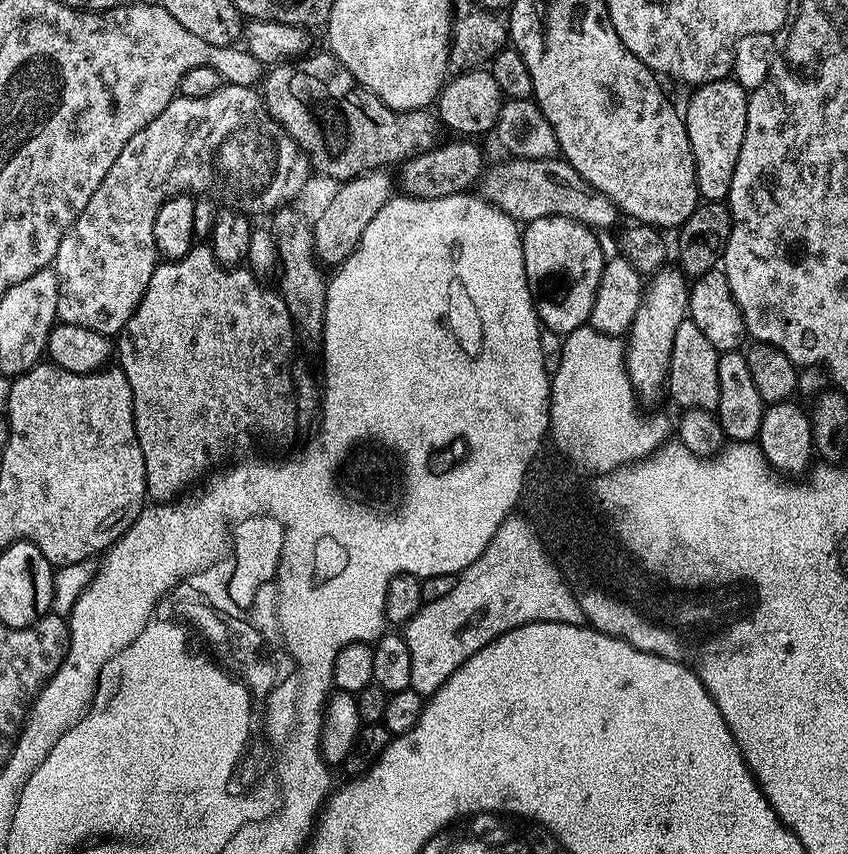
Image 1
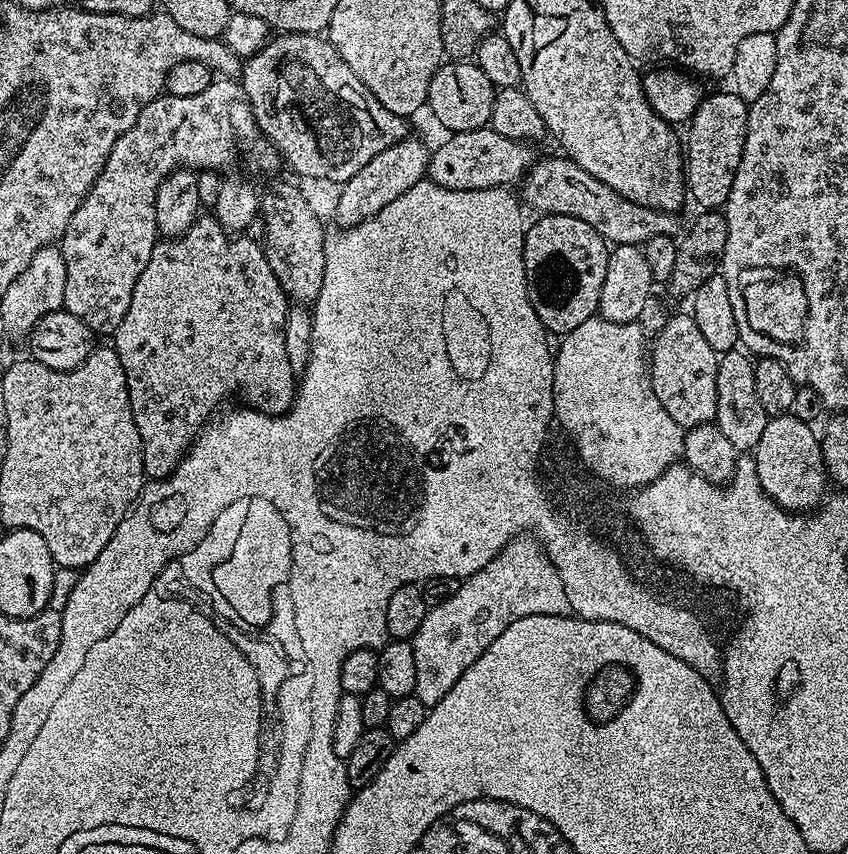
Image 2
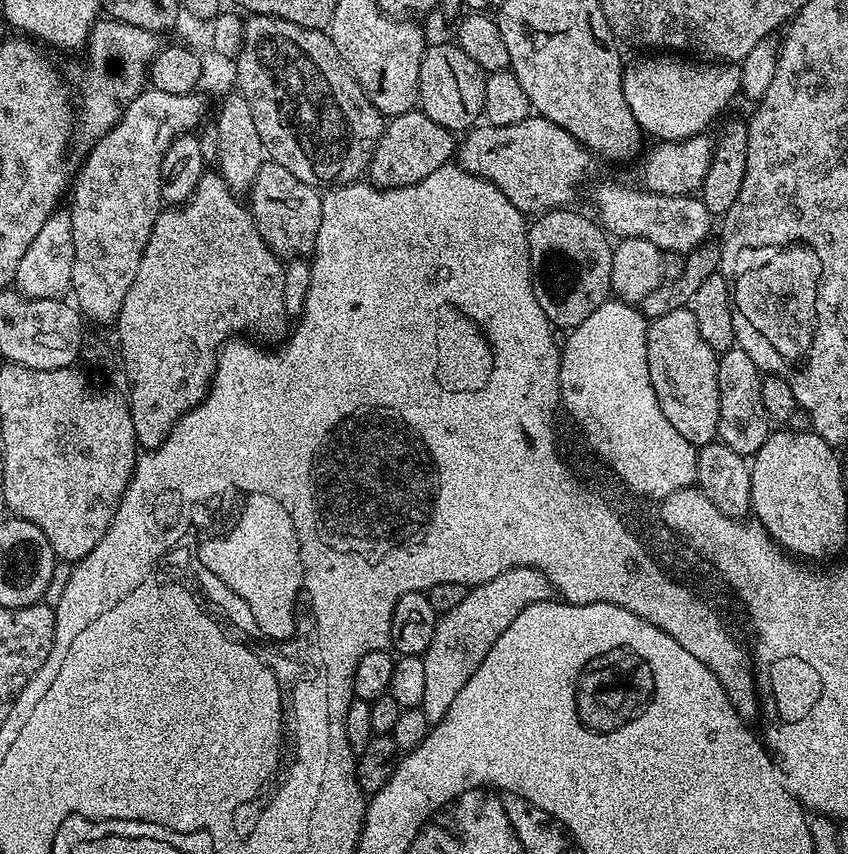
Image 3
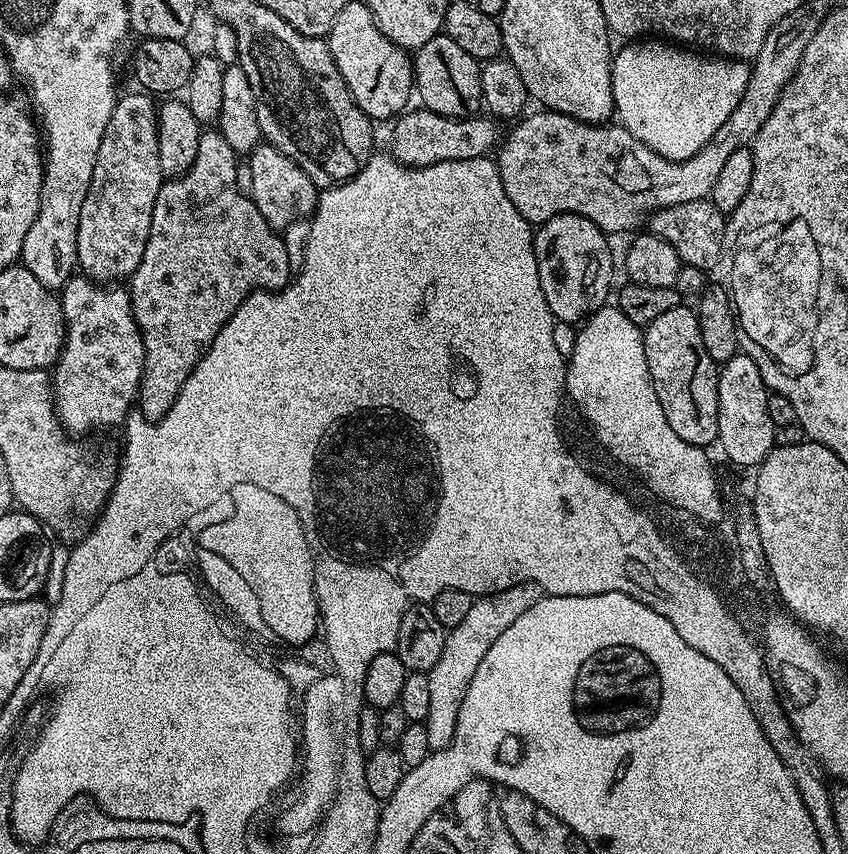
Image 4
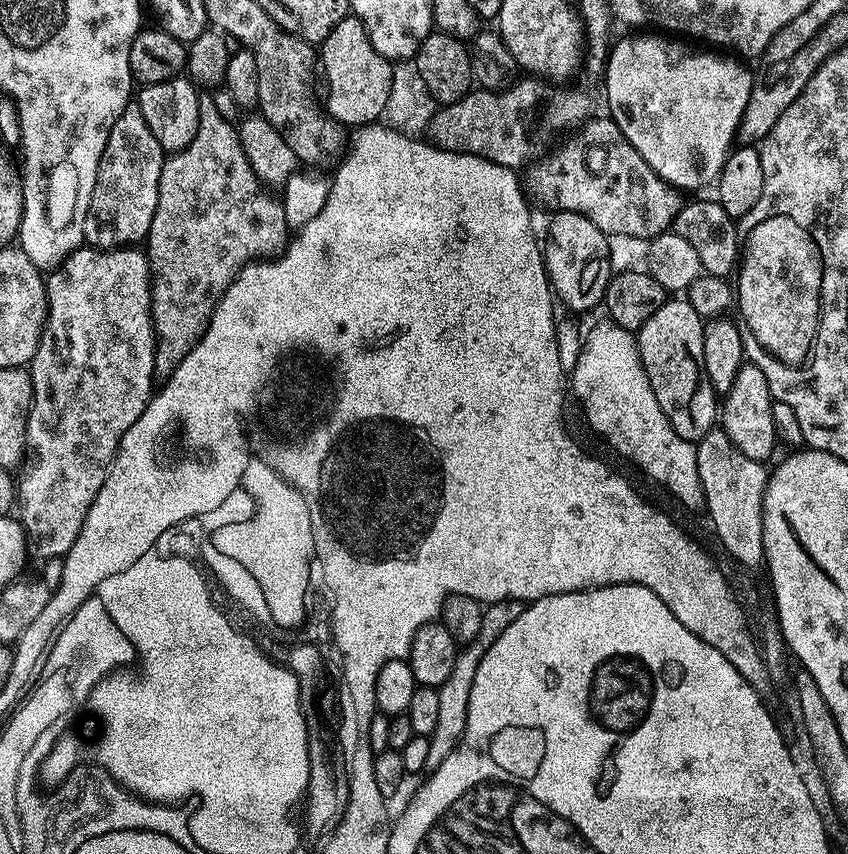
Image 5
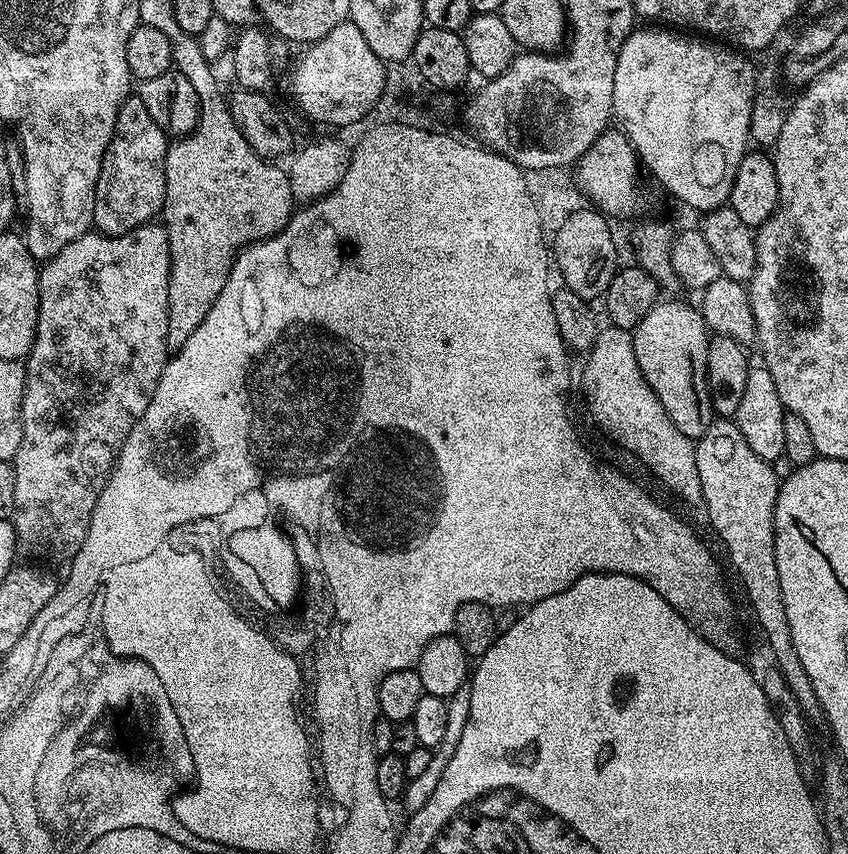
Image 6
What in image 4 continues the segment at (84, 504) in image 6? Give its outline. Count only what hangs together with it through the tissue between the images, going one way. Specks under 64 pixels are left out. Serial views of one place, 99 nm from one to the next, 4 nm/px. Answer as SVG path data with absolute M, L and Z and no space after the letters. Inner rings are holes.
M76 274L64 284L59 297L64 311L64 345L50 372L56 414L64 431L80 438L87 432L119 429L137 403L144 373L144 343L132 313L129 289L105 286Z

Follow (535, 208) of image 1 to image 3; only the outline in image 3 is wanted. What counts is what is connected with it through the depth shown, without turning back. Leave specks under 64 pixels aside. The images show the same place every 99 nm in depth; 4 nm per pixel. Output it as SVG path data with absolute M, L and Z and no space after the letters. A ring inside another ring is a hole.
M600 184L592 192L596 203L595 219L605 233L616 238L646 239L660 248L662 253L690 253L705 243L712 232L714 217L706 210L699 195L671 196L649 192L643 187L623 188L620 184Z

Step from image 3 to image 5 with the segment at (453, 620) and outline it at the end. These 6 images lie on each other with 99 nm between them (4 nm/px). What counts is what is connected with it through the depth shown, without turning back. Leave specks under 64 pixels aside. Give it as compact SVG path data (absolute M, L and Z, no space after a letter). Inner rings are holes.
M499 600L497 604L490 604L484 608L481 629L468 644L463 645L457 651L454 668L450 670L450 676L446 682L442 682L436 689L438 694L438 718L434 722L434 730L428 737L430 742L430 755L426 757L426 769L437 768L440 763L449 756L458 746L462 734L466 730L466 714L470 706L470 686L474 686L474 674L478 674L478 662L482 662L482 654L490 650L494 638L522 614L525 605L519 600Z

